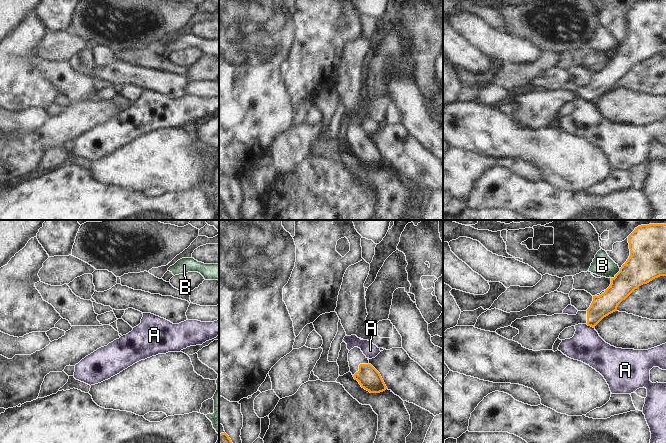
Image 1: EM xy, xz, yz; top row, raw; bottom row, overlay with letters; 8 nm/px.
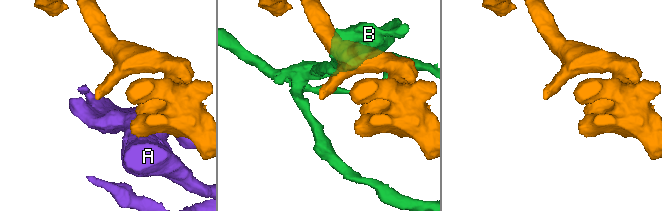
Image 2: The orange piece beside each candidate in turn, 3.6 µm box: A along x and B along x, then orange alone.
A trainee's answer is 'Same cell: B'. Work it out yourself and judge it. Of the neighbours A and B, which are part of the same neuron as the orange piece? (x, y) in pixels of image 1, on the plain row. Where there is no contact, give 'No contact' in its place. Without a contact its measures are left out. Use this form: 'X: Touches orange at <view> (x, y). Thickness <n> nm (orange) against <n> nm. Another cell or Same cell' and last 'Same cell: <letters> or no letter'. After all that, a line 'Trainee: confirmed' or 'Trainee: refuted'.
A: Touches orange at yz (590, 101). Thickness 170 nm (orange) against 260 nm. Another cell
B: Touches orange at yz (616, 50). Thickness 280 nm (orange) against 170 nm. Another cell
Same cell: no letter.
Trainee: refuted

